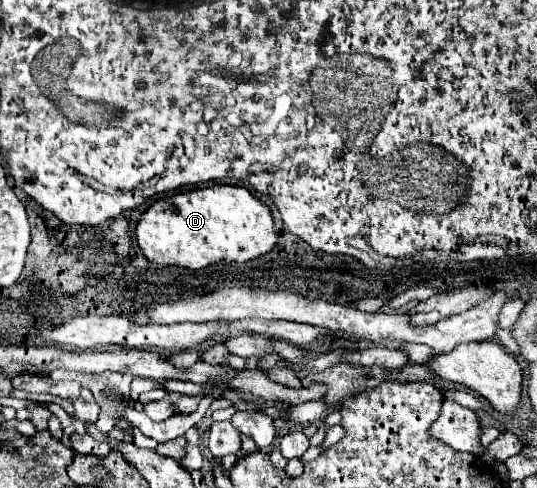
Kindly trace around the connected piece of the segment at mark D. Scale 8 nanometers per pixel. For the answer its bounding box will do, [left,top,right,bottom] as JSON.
[135,185,277,269]

